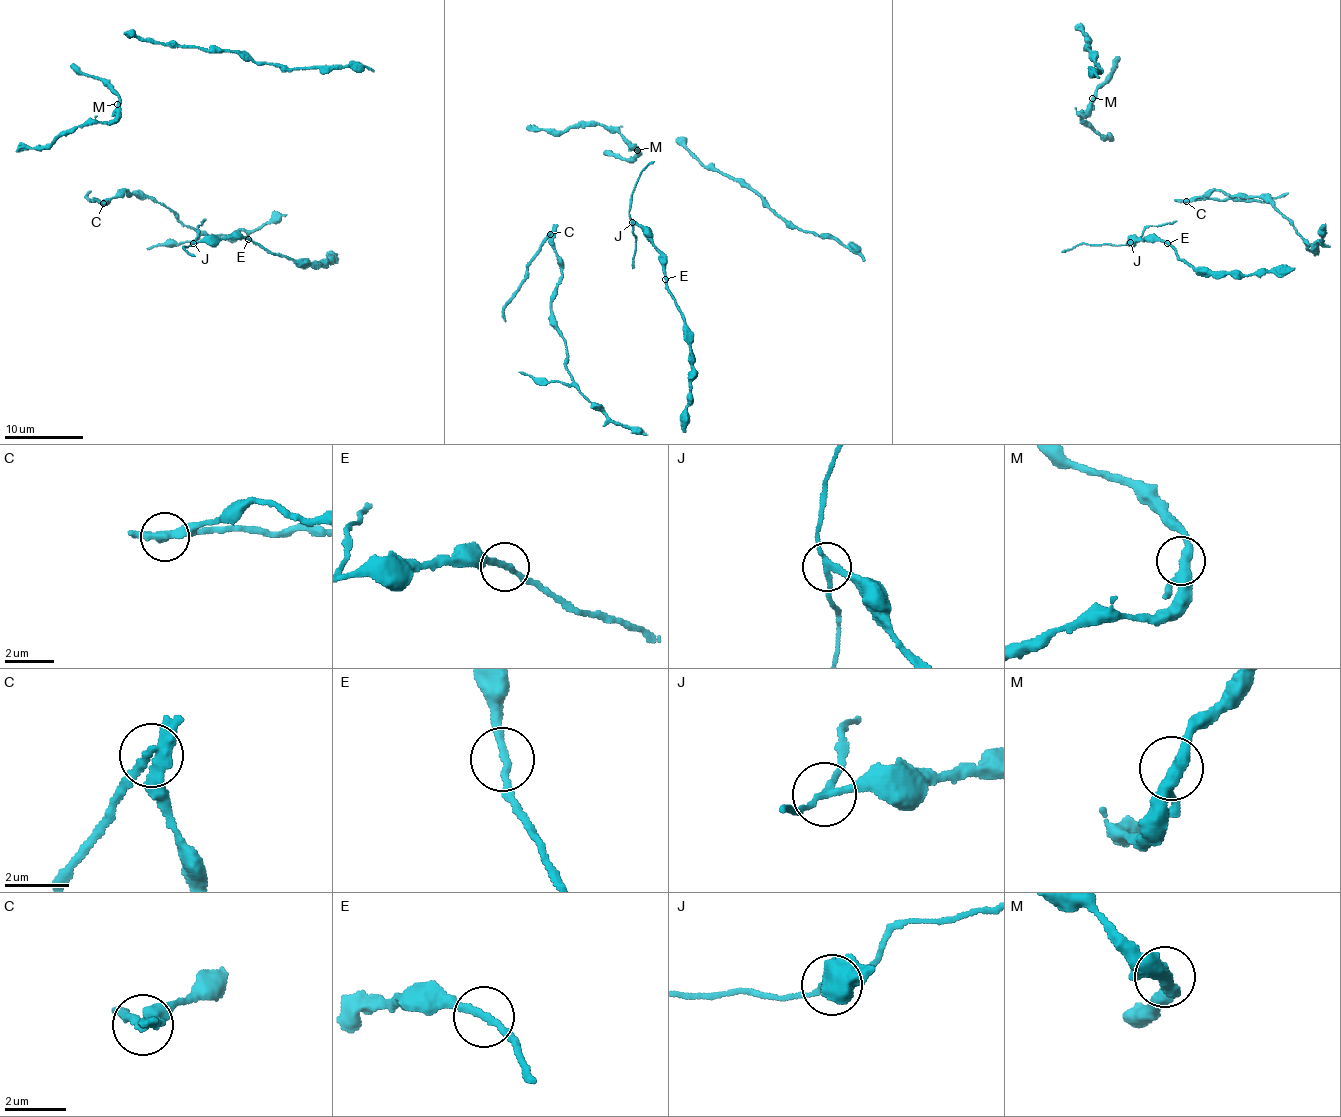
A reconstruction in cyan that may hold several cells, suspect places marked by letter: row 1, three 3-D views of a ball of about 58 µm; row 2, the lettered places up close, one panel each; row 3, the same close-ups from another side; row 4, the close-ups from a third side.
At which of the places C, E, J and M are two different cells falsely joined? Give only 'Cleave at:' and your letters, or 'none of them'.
Cleave at: C, J

